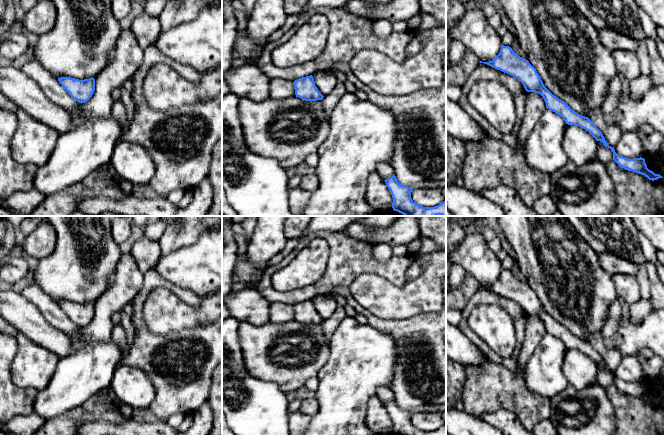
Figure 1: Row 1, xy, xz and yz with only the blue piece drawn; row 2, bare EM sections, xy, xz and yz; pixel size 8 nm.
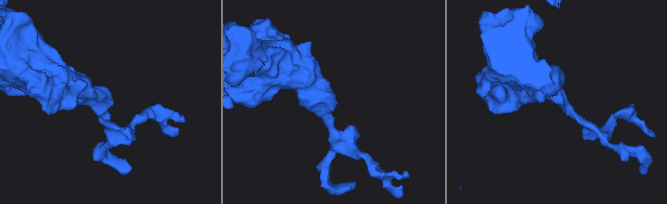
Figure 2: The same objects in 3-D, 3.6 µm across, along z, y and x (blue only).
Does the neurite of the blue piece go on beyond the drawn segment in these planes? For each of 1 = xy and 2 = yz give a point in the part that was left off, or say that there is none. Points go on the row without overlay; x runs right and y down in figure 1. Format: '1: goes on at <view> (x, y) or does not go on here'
1: does not go on here
2: does not go on here

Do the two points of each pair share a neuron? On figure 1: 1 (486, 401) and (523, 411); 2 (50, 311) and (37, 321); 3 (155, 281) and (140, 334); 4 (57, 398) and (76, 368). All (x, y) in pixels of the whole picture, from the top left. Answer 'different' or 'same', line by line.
1: same
2: different
3: same
4: same

